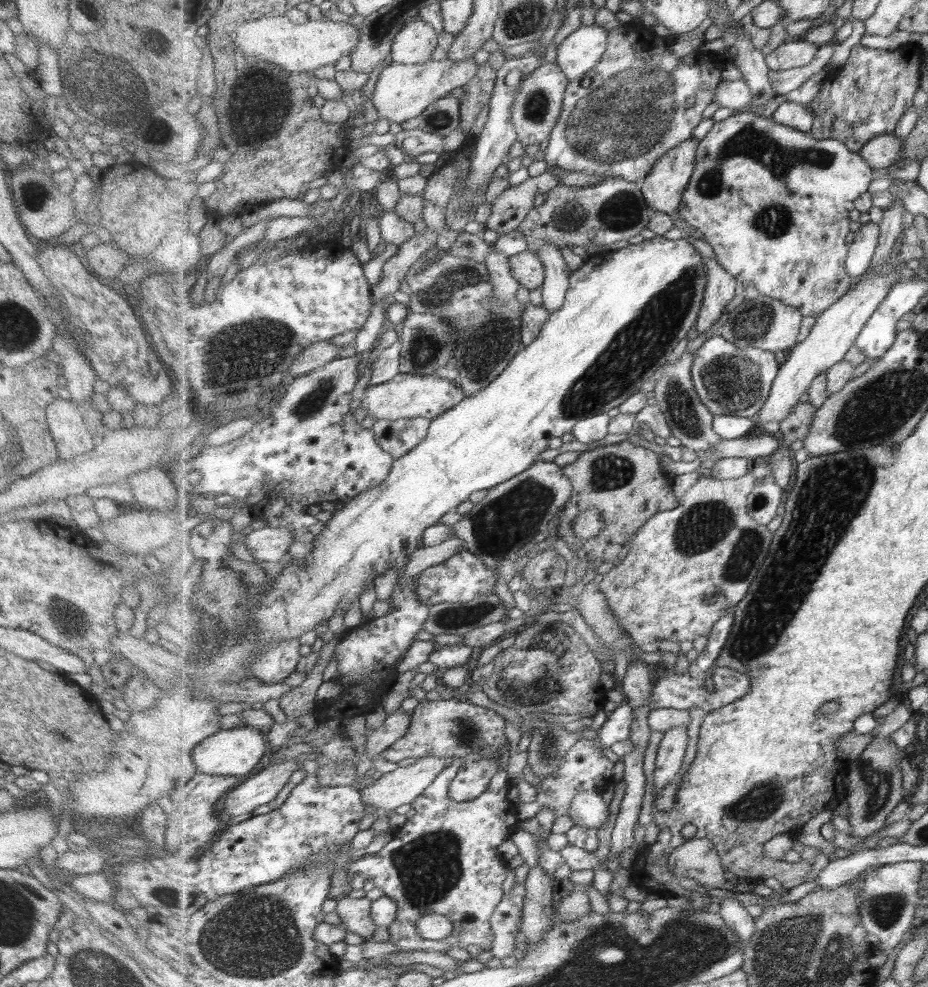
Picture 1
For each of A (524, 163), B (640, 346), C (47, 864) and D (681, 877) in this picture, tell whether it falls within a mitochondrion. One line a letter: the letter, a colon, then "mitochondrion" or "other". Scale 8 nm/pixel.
A: other
B: mitochondrion
C: other
D: other

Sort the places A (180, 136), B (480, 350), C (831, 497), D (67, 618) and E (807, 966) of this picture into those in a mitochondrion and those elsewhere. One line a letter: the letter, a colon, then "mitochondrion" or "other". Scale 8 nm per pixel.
A: other
B: mitochondrion
C: mitochondrion
D: mitochondrion
E: mitochondrion

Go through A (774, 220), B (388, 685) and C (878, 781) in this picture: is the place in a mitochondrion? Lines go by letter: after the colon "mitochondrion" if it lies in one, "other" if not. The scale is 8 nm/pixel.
A: mitochondrion
B: other
C: mitochondrion

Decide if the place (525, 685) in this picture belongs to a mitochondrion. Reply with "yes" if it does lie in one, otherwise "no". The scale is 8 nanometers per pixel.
yes

